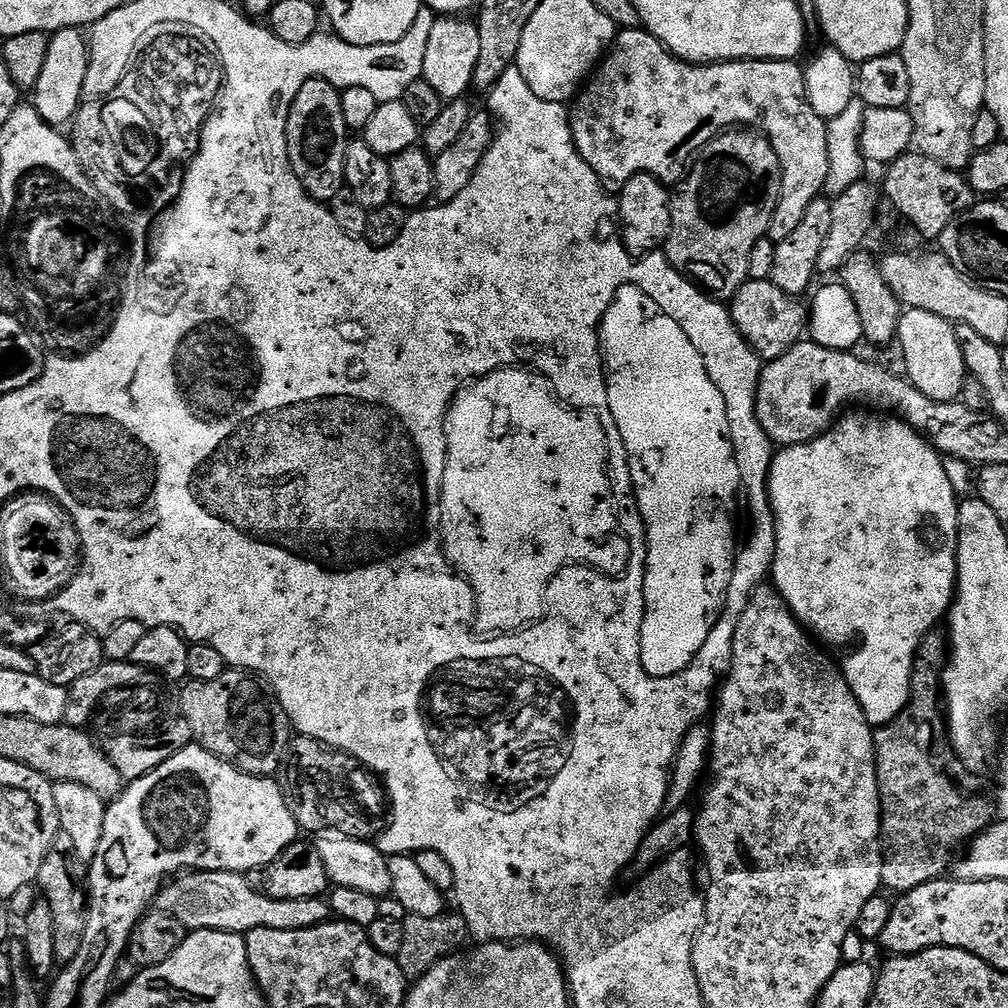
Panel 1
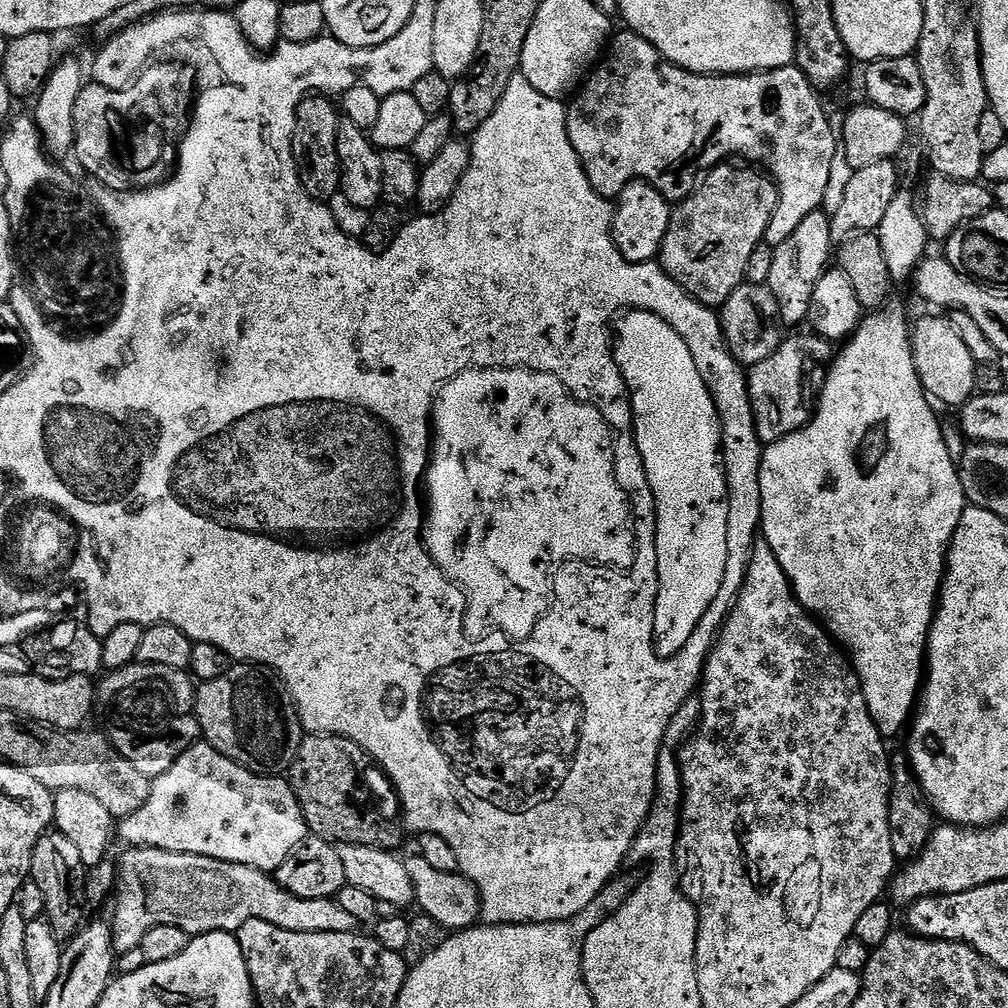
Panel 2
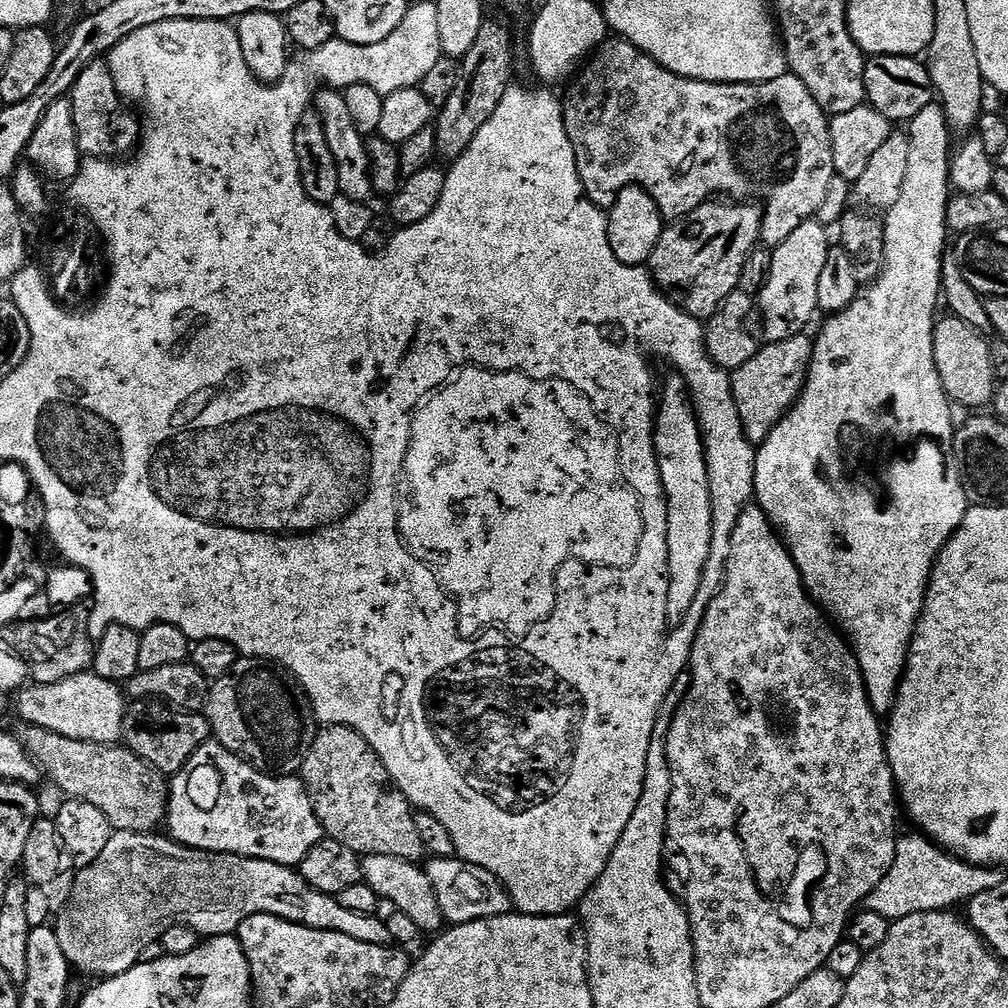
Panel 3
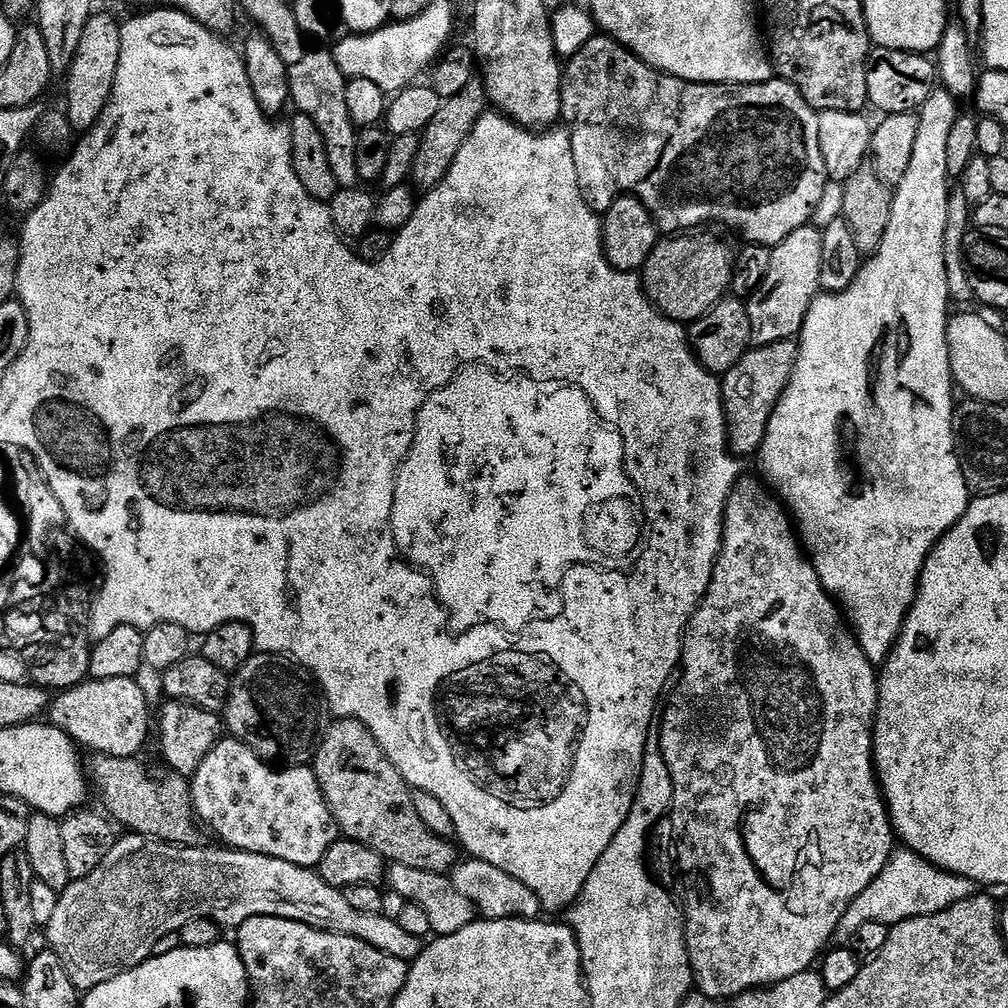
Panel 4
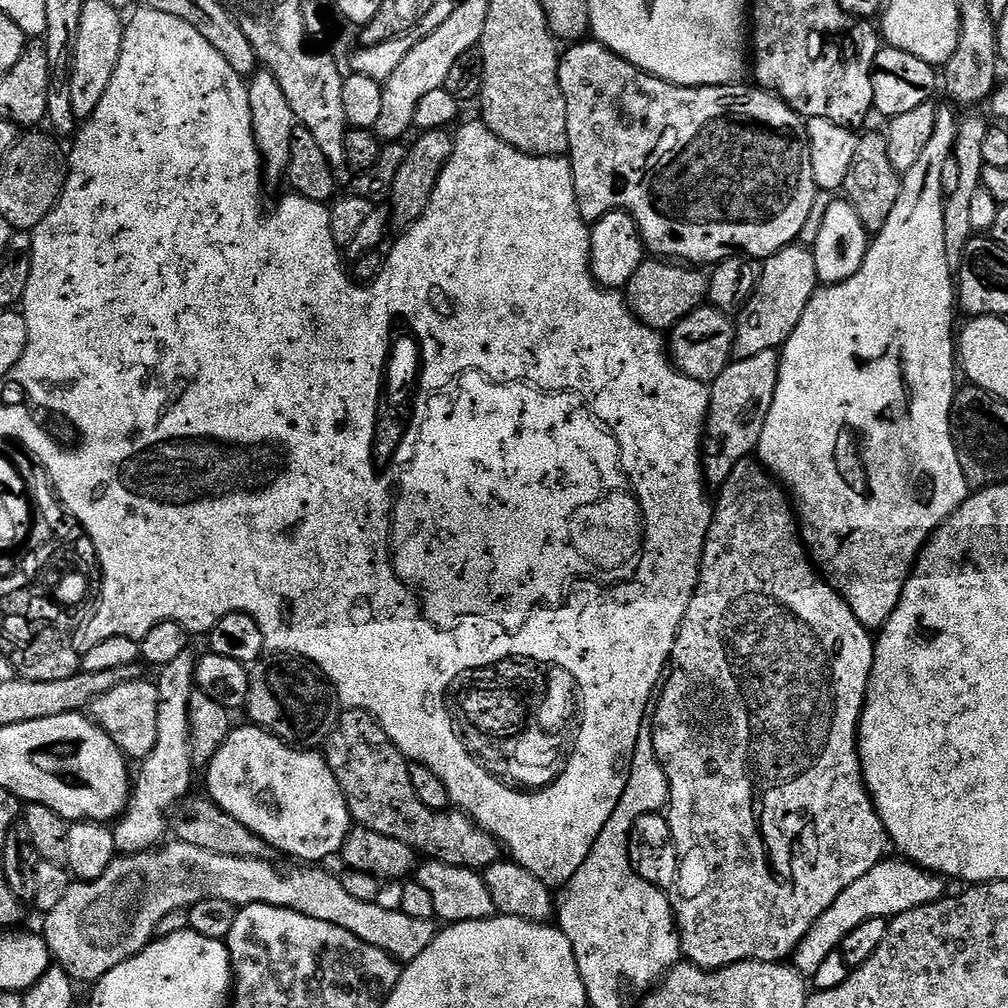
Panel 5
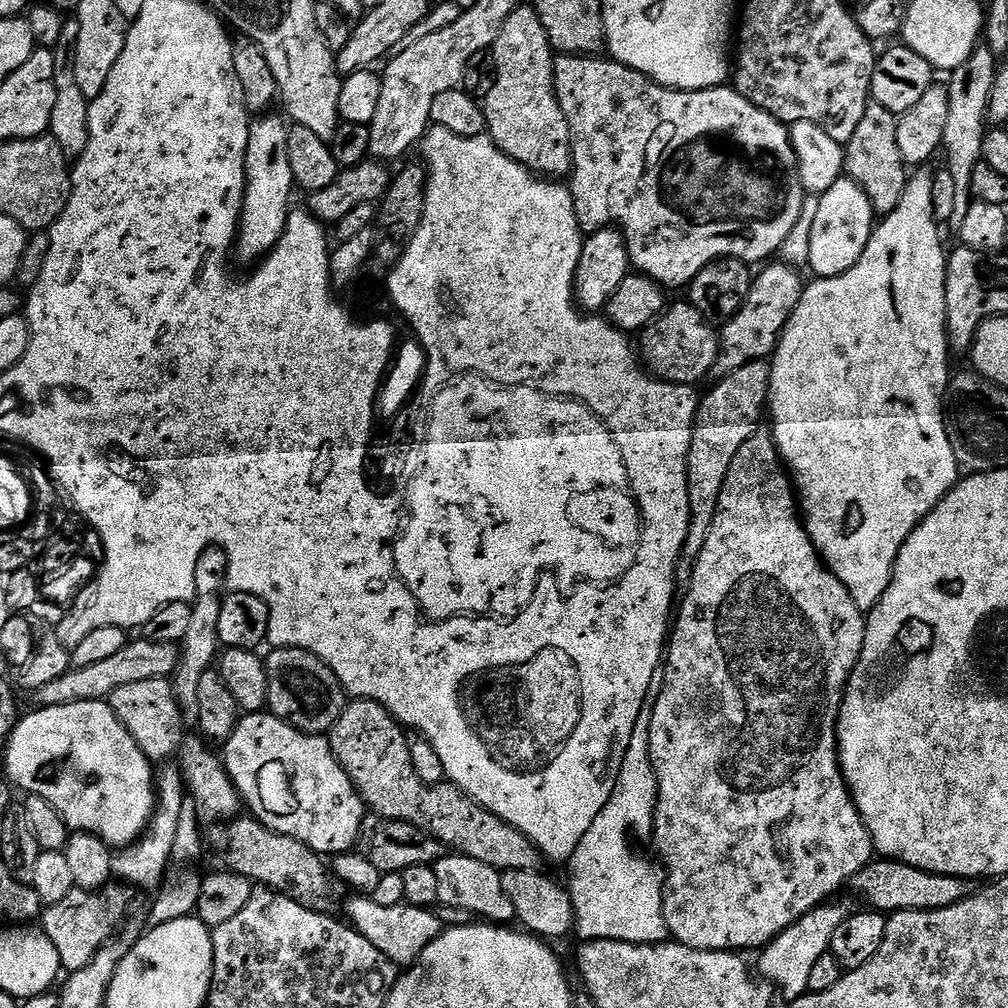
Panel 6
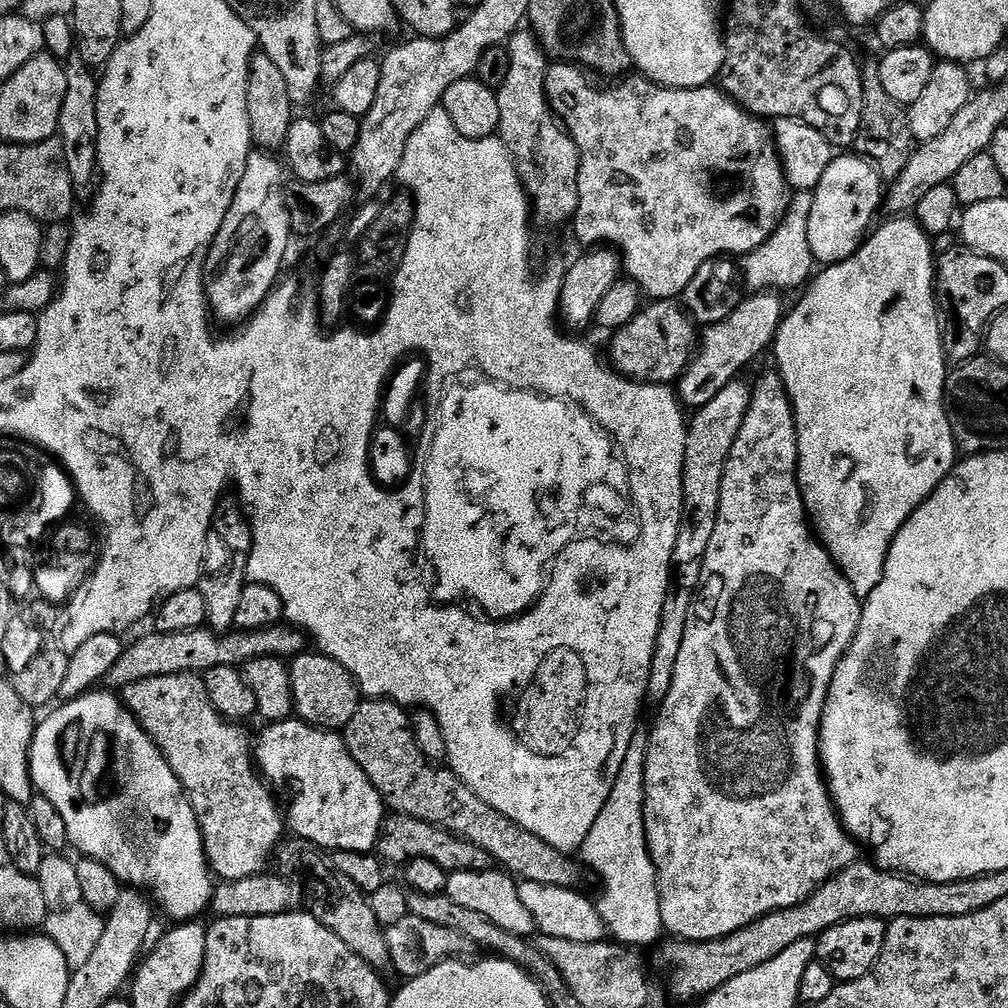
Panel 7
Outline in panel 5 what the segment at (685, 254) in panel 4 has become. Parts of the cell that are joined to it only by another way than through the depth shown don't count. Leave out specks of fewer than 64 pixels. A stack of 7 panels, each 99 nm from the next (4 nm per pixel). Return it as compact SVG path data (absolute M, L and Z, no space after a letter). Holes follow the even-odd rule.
M645 258L634 270L634 278L626 286L628 307L642 323L657 330L671 329L686 314L708 300L708 276L699 267L684 262L669 262L664 258Z

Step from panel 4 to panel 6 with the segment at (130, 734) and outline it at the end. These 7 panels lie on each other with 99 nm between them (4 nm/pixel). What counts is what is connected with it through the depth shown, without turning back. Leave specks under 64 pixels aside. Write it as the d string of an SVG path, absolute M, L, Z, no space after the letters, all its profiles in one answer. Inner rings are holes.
M150 678L146 682L130 682L130 686L118 686L110 698L114 714L130 730L134 742L146 754L146 758L153 762L168 760L180 748L184 740L186 721L181 712L180 704L175 698L171 679Z

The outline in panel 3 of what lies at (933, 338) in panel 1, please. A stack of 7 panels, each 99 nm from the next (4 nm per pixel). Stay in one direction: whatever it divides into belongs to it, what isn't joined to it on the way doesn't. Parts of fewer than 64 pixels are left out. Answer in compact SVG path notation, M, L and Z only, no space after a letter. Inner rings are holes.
M948 314L937 319L934 330L934 362L942 378L949 401L957 400L971 410L980 410L983 404L991 405L998 387L996 371L992 368L993 345L987 344L985 337L975 332L966 322Z

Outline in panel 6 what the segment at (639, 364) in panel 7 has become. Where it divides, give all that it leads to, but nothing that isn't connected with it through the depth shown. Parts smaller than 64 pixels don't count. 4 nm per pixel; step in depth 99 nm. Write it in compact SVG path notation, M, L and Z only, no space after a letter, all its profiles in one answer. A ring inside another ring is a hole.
M690 302L669 303L660 316L639 333L638 339L638 352L647 371L672 384L696 386L699 380L707 381L720 353L717 325Z

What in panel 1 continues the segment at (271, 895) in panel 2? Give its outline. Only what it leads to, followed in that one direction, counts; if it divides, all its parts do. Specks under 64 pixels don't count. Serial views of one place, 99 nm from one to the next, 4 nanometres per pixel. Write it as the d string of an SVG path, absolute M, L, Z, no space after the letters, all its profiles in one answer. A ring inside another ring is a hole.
M185 872L165 883L154 901L157 912L178 918L188 932L218 930L247 934L256 928L306 930L330 920L330 909L323 899L275 900L252 889L247 875L238 872Z

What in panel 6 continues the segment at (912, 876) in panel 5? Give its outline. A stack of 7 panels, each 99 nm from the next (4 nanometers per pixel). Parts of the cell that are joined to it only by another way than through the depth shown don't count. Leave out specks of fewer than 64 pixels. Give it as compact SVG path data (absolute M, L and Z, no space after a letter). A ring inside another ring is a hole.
M821 906L808 912L759 953L759 956L761 955L759 975L779 991L781 988L784 991L785 1001L791 1002L808 992L810 973L814 970L814 965L818 963L818 958L829 955L834 930L838 930L838 926L842 926L846 918L846 912L842 909L828 907Z

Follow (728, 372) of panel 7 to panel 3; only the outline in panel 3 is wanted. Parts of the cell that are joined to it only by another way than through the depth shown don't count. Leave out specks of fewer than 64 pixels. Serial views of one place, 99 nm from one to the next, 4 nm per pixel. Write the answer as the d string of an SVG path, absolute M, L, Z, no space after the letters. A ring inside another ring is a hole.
M813 218L802 222L786 242L771 249L770 278L766 278L766 286L758 297L767 343L786 342L786 338L805 335L809 331L808 323L818 315L818 278L822 275L830 249L828 232L829 229L819 219Z

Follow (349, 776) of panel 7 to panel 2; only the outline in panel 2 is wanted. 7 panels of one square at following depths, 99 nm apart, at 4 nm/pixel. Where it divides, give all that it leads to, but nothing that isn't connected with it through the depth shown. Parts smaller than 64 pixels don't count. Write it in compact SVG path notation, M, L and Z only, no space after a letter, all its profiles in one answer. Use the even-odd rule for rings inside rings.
M197 742L166 774L152 780L152 790L142 807L119 821L118 836L132 848L198 854L272 874L310 833L287 779L259 776L218 754L214 746Z

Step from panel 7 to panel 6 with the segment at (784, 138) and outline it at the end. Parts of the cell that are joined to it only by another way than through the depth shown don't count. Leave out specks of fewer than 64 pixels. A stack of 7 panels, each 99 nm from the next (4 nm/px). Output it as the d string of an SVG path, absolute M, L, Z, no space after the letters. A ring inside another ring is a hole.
M797 120L791 125L792 145L796 151L796 156L800 160L800 180L804 183L805 195L804 209L794 226L790 230L790 236L786 238L782 249L783 263L789 266L802 266L808 264L810 258L811 231L813 229L814 218L817 217L820 196L816 194L824 193L833 186L836 180L843 177L846 172L846 152L845 149L822 126L818 126L809 120Z

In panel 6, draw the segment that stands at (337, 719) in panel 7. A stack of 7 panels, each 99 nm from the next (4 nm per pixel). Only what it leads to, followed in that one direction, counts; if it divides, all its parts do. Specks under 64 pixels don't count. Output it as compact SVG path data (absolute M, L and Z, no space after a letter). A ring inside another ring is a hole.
M277 648L269 653L269 656L266 656L268 702L274 709L275 715L293 724L300 731L310 733L311 736L331 733L337 718L344 712L346 703L346 693L339 678L328 669L327 664L323 664L318 657L301 648Z

